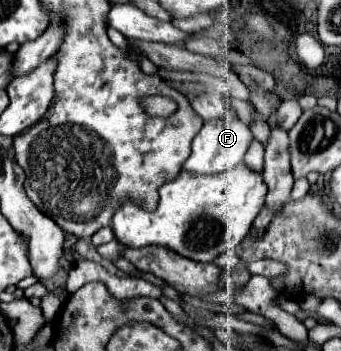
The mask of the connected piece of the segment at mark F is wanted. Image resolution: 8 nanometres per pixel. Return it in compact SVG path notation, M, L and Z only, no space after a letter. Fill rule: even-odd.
M226 116L216 120L206 120L202 130L192 140L192 154L184 162L184 168L196 174L216 174L220 170L228 170L230 166L236 166L242 162L250 142L252 142L250 128L240 120L240 116Z

